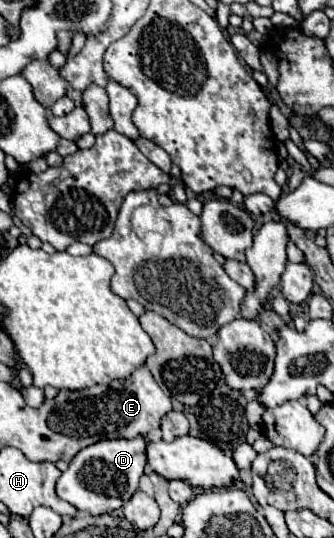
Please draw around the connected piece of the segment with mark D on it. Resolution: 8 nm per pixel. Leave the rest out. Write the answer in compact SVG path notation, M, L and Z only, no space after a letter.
M138 436L134 440L102 440L82 448L56 482L56 494L76 510L92 516L122 508L138 490L138 480L146 466L146 444L146 438Z

